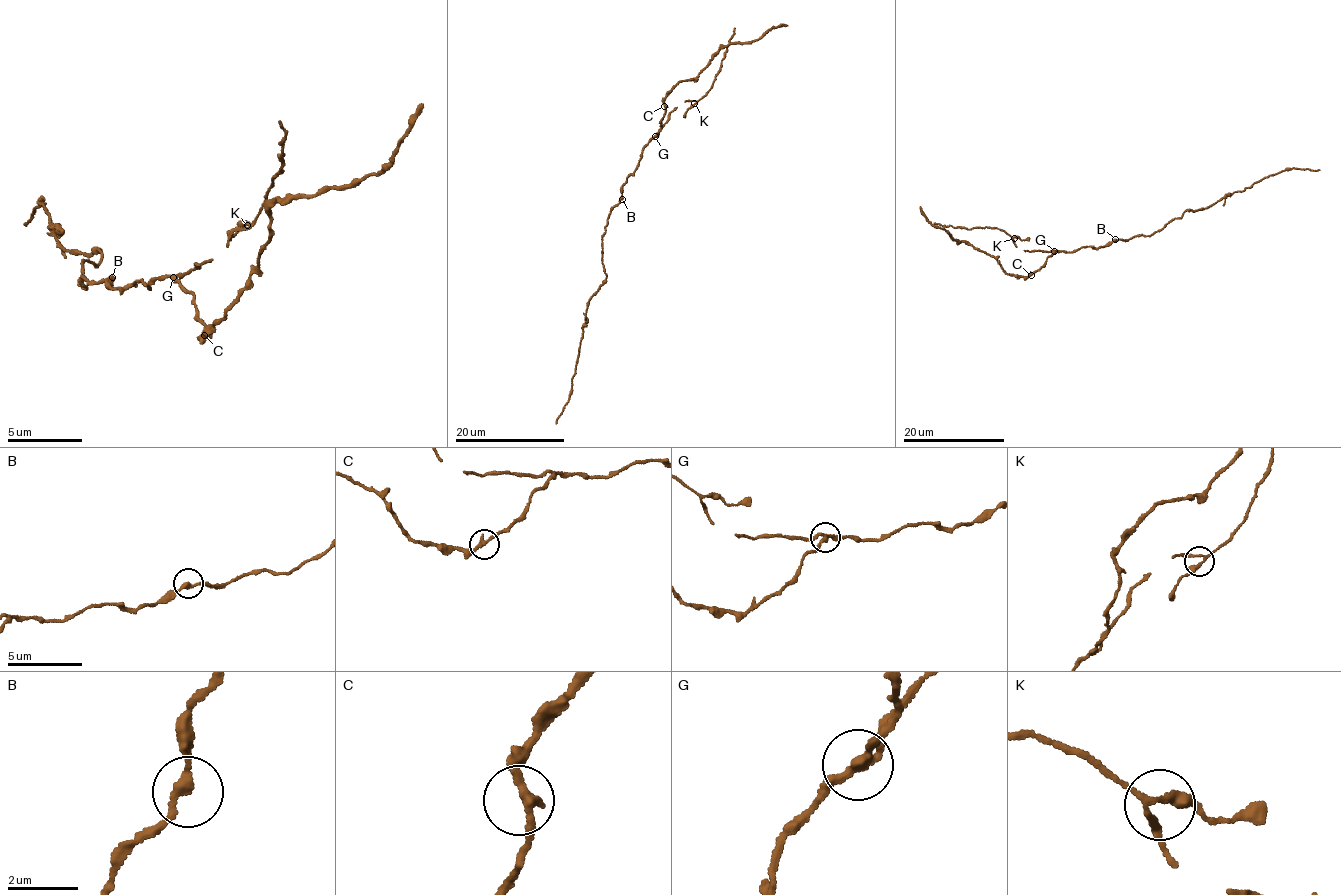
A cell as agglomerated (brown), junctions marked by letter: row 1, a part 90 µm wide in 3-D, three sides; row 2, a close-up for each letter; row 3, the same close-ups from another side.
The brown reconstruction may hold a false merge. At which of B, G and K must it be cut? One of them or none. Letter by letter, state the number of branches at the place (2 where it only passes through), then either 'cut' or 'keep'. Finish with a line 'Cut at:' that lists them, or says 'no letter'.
B: branches 2; keep
G: branches 3; cut
K: branches 3; keep
Cut at: G

